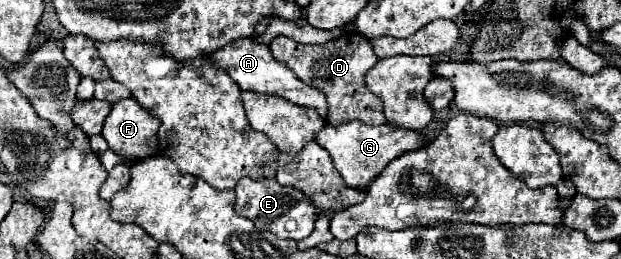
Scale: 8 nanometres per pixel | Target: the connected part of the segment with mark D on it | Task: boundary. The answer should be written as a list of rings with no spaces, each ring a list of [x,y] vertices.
[[[346,31],[334,41],[328,41],[324,45],[302,45],[296,43],[290,37],[276,37],[268,45],[276,61],[282,61],[288,69],[292,69],[306,85],[320,89],[328,97],[328,107],[330,107],[330,119],[326,119],[328,125],[338,125],[338,123],[348,123],[352,119],[358,119],[362,123],[386,123],[384,113],[382,113],[382,101],[368,91],[364,83],[364,75],[378,57],[374,55],[370,41],[362,35],[354,35],[354,31]]]

